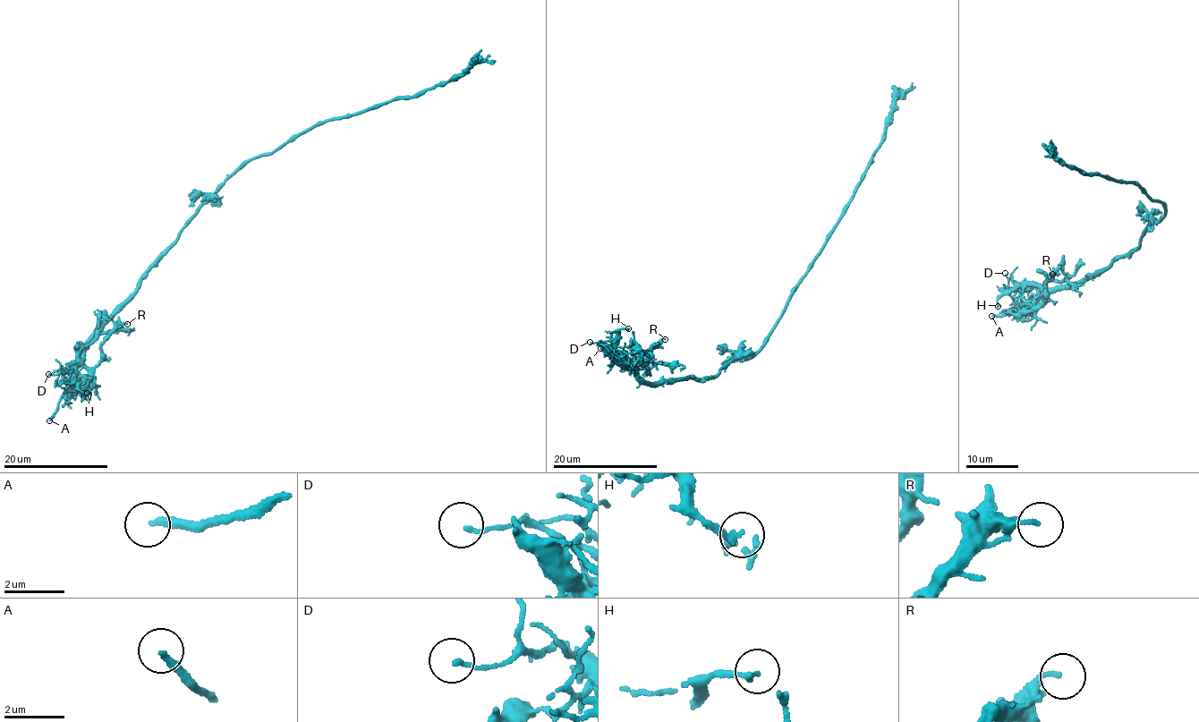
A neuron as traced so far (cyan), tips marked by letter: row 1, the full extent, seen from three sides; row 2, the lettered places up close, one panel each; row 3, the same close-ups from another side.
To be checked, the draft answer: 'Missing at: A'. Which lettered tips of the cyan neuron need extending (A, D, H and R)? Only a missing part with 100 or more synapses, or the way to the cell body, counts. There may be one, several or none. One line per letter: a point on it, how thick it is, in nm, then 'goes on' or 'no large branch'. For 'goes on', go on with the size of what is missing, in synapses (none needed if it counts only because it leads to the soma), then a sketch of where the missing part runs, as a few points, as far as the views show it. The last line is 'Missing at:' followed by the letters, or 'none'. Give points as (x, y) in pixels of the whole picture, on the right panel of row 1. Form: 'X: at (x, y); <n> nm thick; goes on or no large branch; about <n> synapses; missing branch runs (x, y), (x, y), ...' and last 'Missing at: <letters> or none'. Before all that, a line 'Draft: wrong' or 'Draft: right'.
Draft: right
A: at (991, 316); 220 nm thick; goes on; missing branch runs (991, 316), (981, 322), (978, 329), (981, 331), (974, 312), (970, 310)
D: at (1005, 273); 130 nm thick; no large branch
H: at (998, 306); 140 nm thick; no large branch
R: at (1052, 274); 130 nm thick; no large branch
Missing at: A

